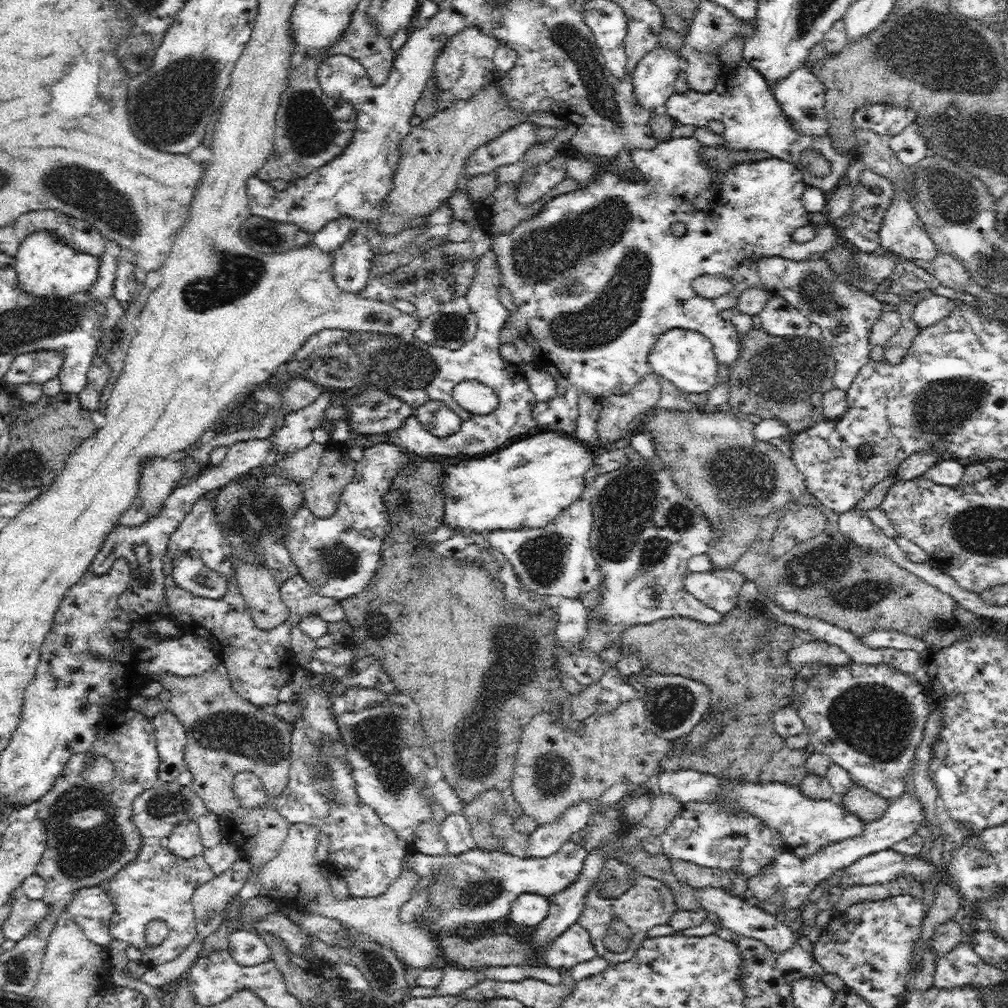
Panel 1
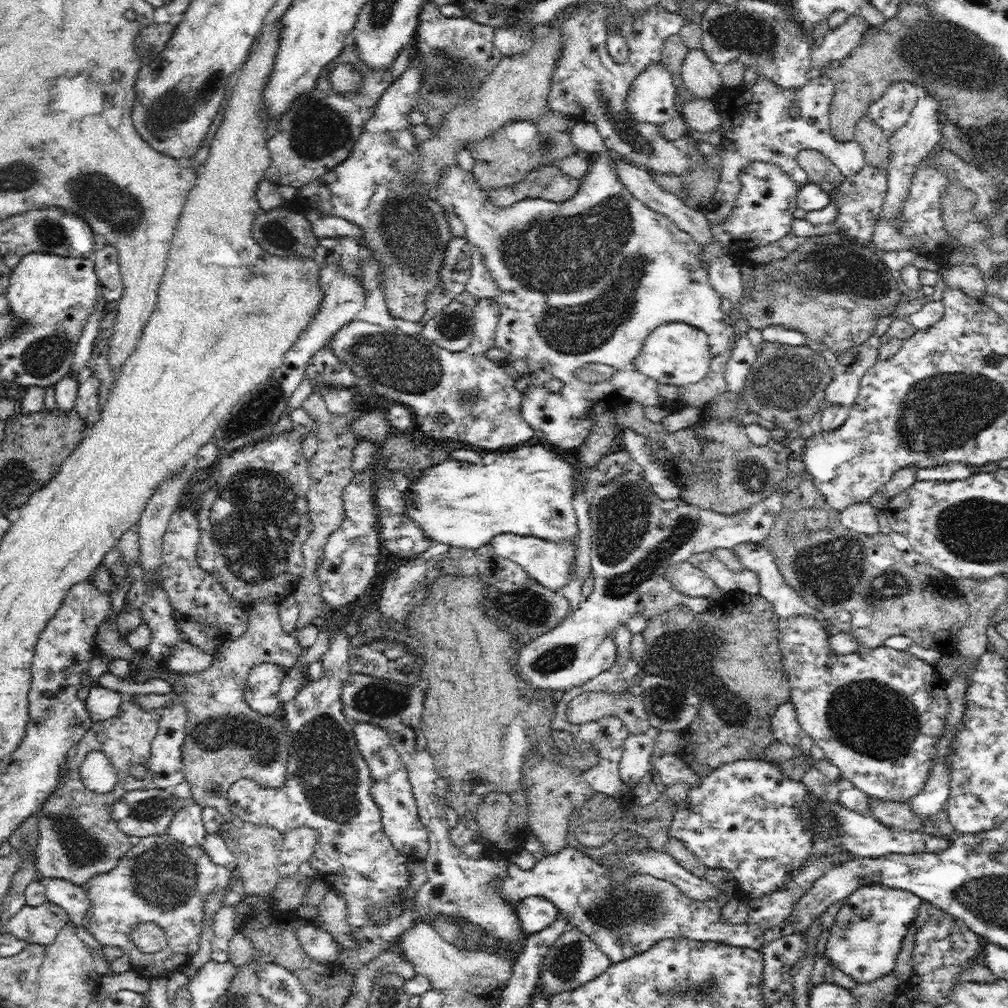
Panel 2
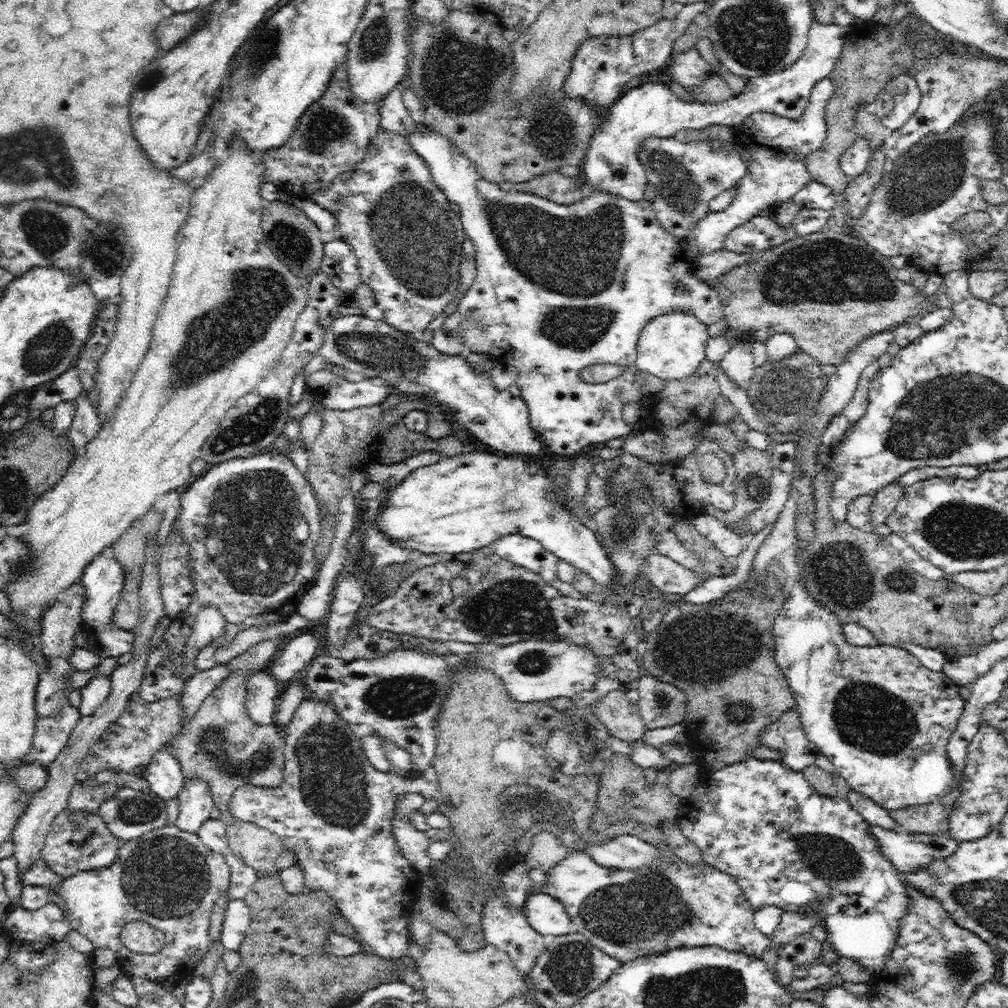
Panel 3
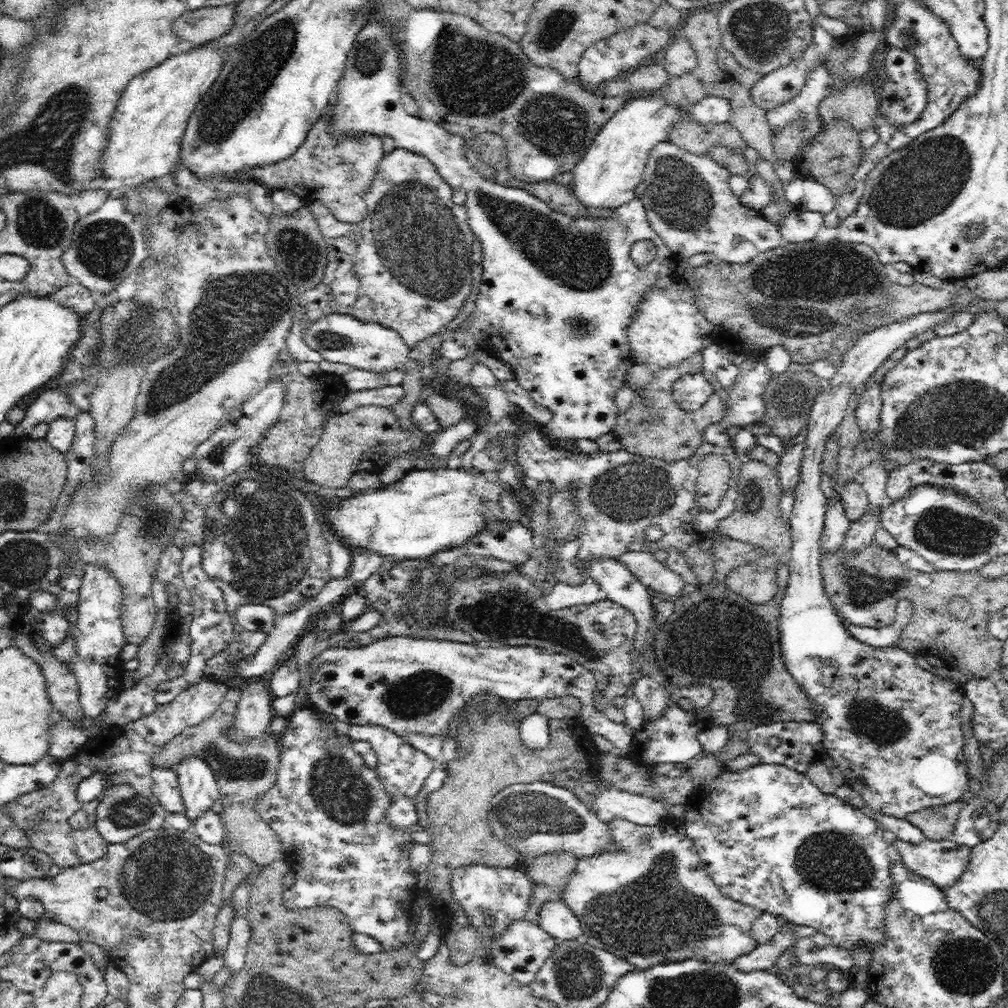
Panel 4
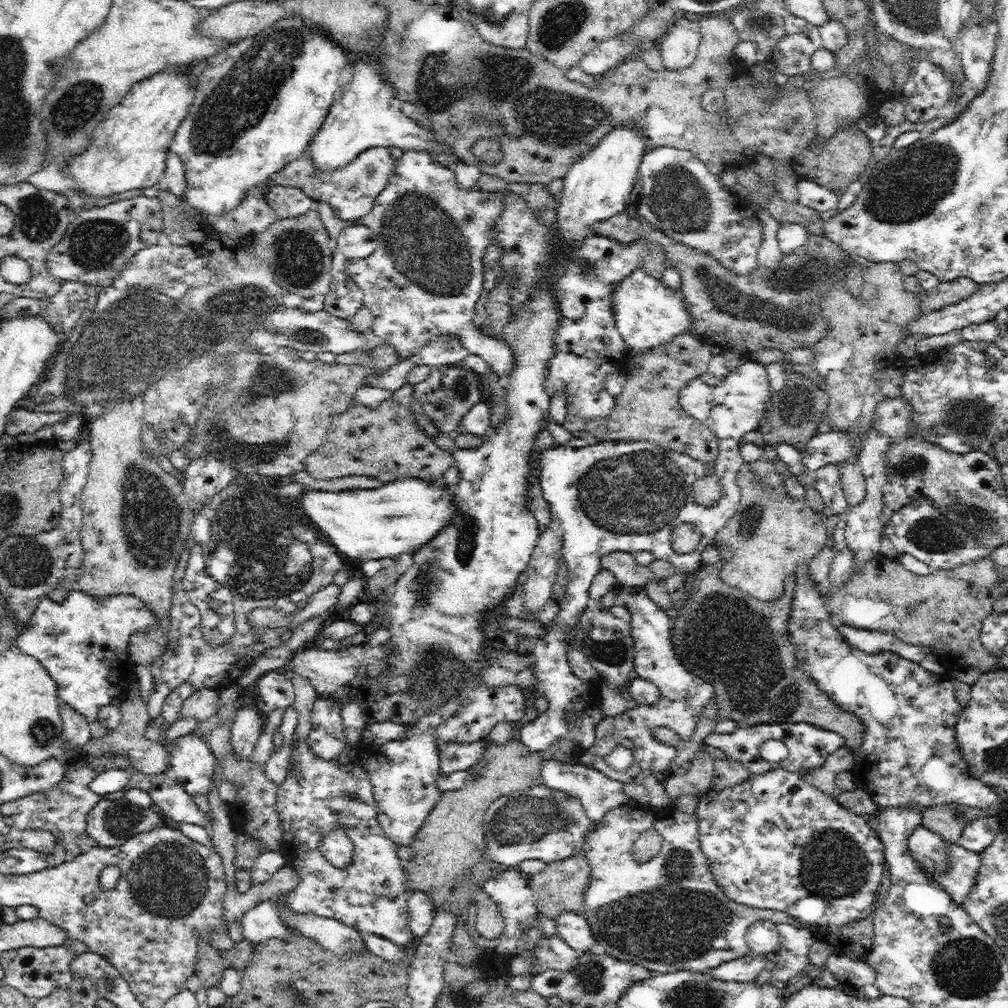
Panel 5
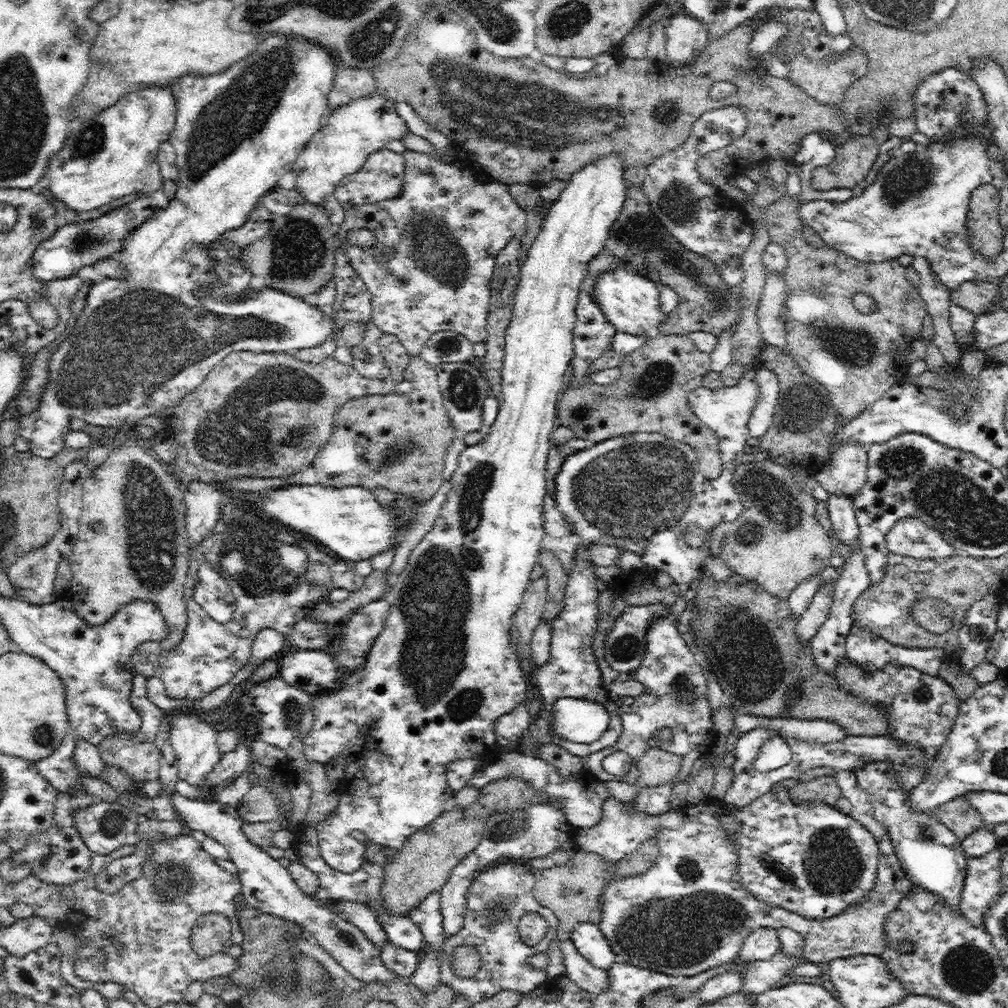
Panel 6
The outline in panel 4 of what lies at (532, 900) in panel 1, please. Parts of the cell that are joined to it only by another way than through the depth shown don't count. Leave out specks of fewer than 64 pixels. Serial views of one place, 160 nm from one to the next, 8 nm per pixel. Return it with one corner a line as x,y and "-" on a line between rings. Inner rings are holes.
549,898
539,914
538,926
558,942
583,939
581,923
564,901

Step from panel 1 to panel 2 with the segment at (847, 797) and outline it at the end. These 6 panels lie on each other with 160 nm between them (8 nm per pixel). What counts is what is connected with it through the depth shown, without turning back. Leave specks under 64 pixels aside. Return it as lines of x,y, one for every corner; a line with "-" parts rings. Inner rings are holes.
872,796
868,799
870,799
870,814
885,827
907,829
908,831
921,830
922,819
914,815
910,803
880,800

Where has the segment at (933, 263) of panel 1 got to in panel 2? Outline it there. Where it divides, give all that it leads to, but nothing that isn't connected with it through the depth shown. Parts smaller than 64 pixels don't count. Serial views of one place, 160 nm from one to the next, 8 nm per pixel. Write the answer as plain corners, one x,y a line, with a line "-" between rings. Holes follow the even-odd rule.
966,261
960,265
949,265
948,270
942,274
942,278
946,286
958,288
970,296
980,297
986,290
982,273
972,261

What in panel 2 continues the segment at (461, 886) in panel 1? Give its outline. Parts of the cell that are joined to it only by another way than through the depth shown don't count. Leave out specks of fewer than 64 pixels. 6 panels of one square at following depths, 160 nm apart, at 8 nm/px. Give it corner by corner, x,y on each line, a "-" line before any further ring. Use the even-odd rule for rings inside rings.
567,845
560,852
548,854
542,860
536,861
534,867
527,871
508,861
508,872
504,876
501,896
507,902
513,904
513,908
518,902
530,896
543,897
551,901
560,912
568,917
574,929
582,932
596,943
599,950
605,956
608,956
612,963
620,963
632,958
632,956
647,952
650,946
662,940
681,937
701,942
715,941
740,948
753,948
755,950
762,948
764,930
759,925
751,921
744,922
744,924
728,924
728,922
723,922
723,918
720,918
722,908
732,899
738,898
736,894
740,894
739,897
746,897
743,895
738,881
734,879
734,875
722,869
707,868
703,877
709,880
718,891
722,891
720,900
717,900
717,898
691,900
684,896
672,882
656,878
651,874
635,873
626,883
612,884
608,868
596,863
592,860
592,857
584,854
581,850

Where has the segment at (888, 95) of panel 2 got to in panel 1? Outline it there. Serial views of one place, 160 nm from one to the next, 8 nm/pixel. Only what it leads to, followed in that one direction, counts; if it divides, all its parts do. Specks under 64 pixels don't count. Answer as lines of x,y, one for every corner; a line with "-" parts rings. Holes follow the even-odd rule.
876,103
866,108
858,108
852,114
852,128
868,129
876,131
878,135
893,137
895,134
900,134
904,127
914,121
914,118
916,113
906,107

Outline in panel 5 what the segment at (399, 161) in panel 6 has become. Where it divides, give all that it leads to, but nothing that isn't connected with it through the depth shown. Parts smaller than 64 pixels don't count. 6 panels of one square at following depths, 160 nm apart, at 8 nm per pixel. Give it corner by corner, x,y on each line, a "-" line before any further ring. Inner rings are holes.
366,148
360,152
350,164
336,170
322,171
315,166
306,150
302,156
293,159
286,168
278,171
276,180
270,180
270,184
296,187
306,193
314,202
324,201
329,204
332,212
340,220
355,220
366,216
371,212
376,201
376,196
384,190
388,178
394,172
395,160
388,148

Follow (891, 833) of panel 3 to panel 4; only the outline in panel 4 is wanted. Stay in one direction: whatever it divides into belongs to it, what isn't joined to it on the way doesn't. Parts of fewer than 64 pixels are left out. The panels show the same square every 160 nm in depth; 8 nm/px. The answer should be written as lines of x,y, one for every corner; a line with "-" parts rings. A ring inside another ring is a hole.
951,837
942,840
923,838
920,842
904,842
899,838
894,839
891,844
898,850
904,865
916,874
931,880
942,890
956,884
956,880
962,876
970,860
971,847
958,844

